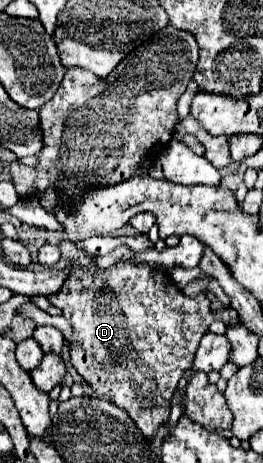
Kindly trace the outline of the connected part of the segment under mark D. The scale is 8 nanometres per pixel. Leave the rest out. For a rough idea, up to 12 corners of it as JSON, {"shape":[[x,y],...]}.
{"shape":[[125,259],[47,299],[71,365],[153,441],[213,321],[205,293]]}

